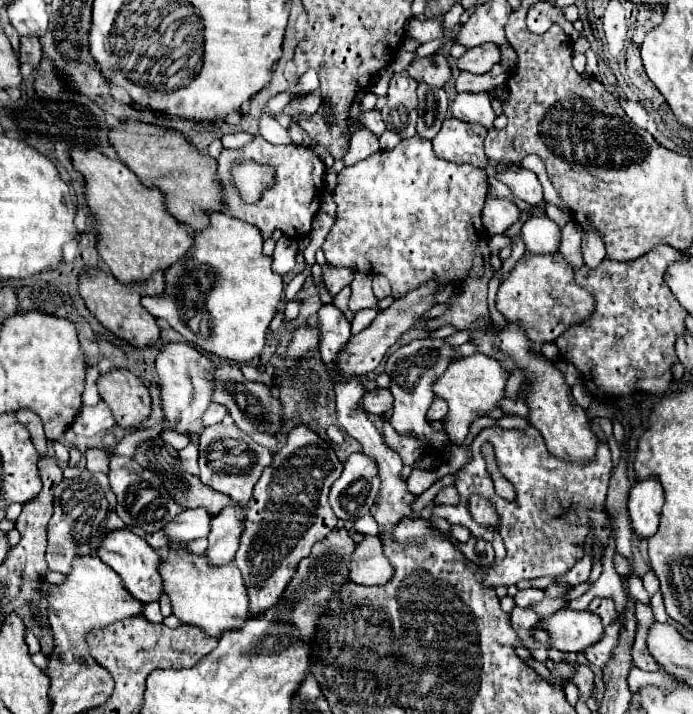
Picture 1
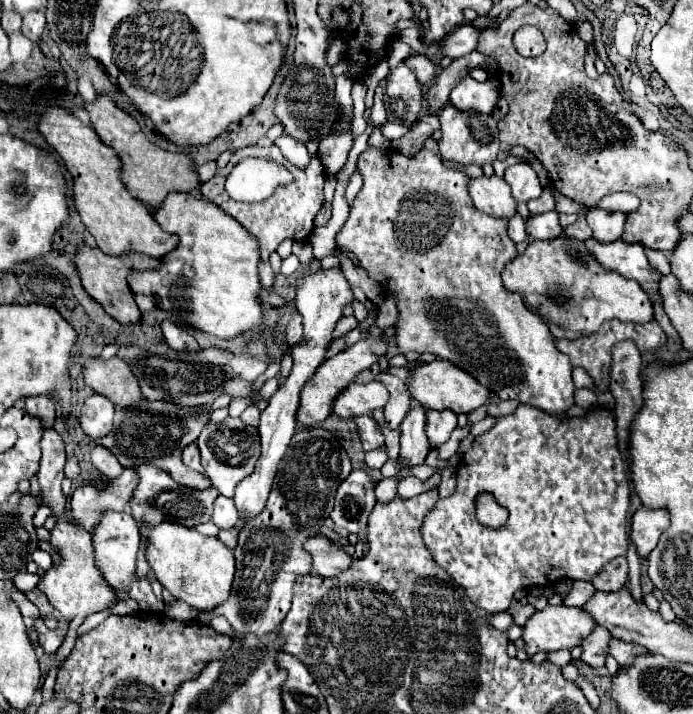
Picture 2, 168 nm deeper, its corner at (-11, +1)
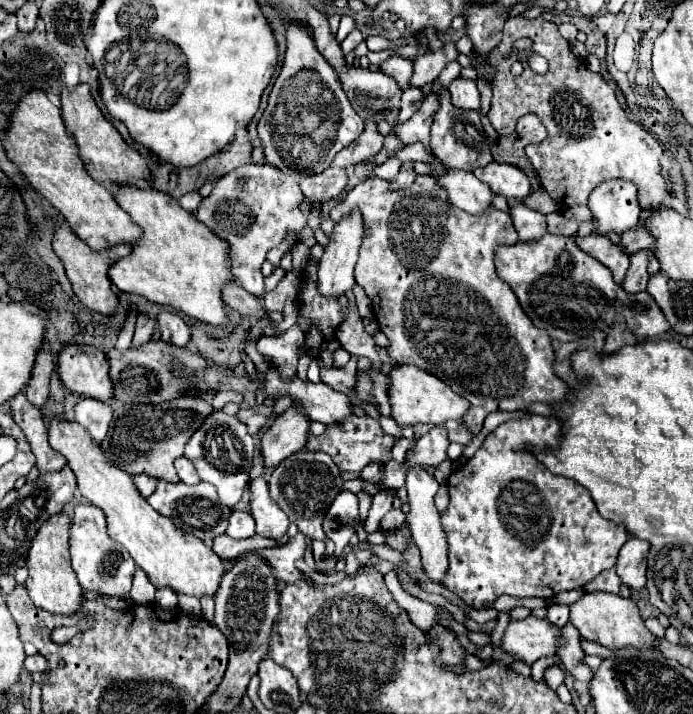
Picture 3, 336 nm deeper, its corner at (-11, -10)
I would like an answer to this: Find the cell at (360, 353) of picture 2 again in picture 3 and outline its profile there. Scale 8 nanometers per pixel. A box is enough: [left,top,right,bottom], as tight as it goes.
[261,405,311,467]

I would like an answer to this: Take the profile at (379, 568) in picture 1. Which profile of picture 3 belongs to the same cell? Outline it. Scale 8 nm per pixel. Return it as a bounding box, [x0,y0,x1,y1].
[261,539,305,583]

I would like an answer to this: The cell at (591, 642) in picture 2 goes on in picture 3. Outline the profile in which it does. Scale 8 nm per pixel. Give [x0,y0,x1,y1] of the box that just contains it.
[557,623,593,683]

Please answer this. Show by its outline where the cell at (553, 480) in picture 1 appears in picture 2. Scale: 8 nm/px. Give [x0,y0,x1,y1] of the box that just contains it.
[421,404,631,612]

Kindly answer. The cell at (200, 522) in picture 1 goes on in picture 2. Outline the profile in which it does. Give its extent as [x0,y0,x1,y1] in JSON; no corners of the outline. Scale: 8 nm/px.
[213,496,239,530]

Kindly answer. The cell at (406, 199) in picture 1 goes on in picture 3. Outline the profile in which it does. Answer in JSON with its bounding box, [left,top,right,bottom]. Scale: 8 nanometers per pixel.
[331,175,567,435]

